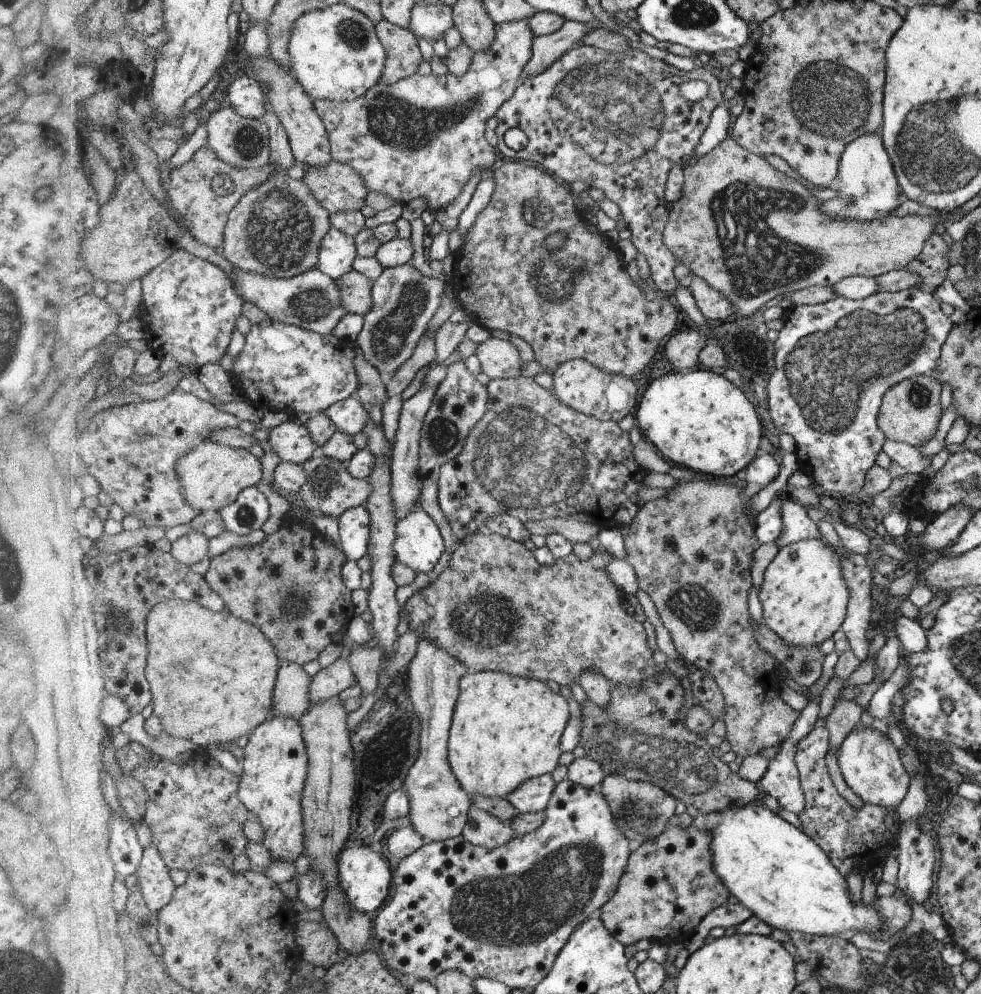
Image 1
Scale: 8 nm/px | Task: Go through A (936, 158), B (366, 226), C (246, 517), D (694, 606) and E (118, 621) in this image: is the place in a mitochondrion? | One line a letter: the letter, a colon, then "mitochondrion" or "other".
A: mitochondrion
B: other
C: mitochondrion
D: mitochondrion
E: mitochondrion

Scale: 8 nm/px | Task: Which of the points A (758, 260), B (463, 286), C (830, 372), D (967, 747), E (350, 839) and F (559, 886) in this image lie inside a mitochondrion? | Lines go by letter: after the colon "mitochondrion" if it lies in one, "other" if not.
A: mitochondrion
B: other
C: mitochondrion
D: other
E: other
F: mitochondrion

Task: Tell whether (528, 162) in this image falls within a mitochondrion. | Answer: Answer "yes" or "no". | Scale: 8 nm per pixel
no

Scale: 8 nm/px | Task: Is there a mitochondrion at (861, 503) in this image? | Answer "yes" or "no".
no

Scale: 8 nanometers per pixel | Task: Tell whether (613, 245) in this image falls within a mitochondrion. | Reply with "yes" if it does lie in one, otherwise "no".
no

